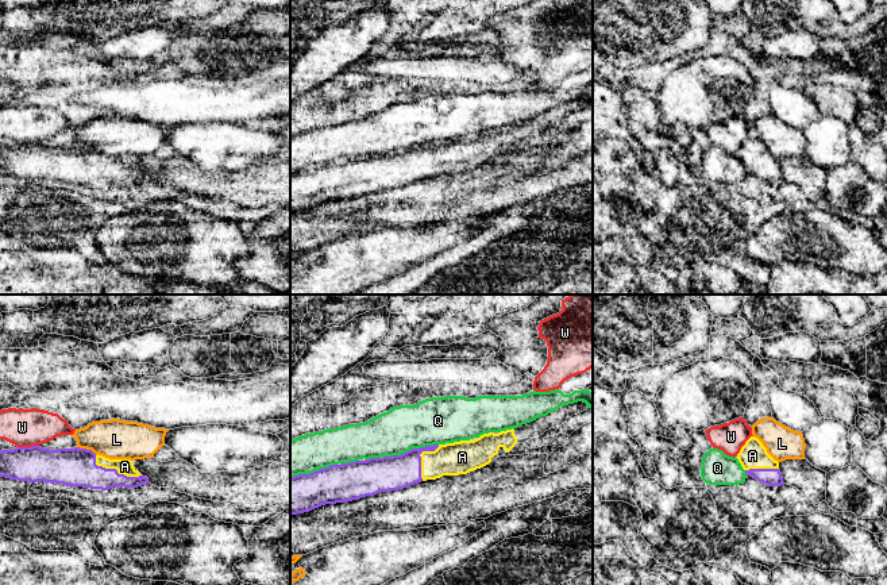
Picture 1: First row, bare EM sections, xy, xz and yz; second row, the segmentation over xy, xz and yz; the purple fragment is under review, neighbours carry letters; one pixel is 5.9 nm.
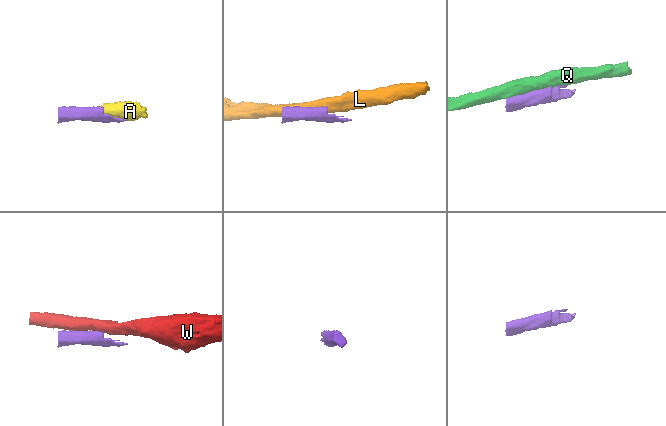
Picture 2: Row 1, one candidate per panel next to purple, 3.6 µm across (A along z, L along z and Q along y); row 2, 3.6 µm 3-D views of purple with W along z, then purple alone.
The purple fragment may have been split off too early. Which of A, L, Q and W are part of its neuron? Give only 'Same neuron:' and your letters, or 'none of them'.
Same neuron: A

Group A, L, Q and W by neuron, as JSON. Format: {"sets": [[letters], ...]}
{"sets": [["A"], ["L"], ["Q"], ["W"]]}

